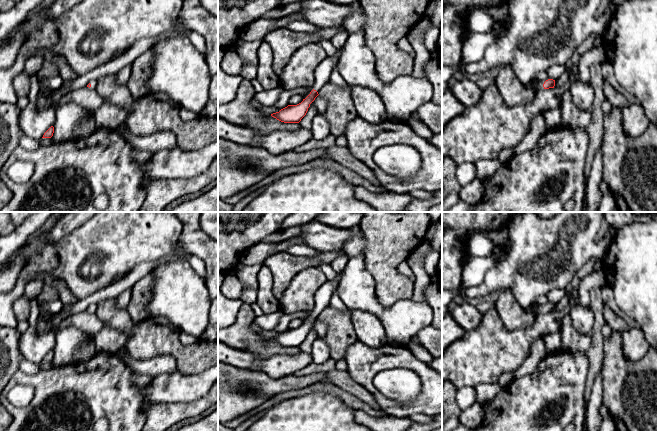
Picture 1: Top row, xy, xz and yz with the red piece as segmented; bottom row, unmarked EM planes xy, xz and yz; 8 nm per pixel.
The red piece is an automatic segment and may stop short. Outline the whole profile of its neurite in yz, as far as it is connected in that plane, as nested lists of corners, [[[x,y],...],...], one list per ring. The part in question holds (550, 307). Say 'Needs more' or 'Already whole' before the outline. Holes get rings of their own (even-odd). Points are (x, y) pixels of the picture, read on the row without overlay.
Needs more. [[[536,302],[528,307],[523,307],[525,311],[532,312],[535,316],[540,313],[554,312],[555,304],[548,303],[546,305],[538,305]]]

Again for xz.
Needs more. [[[342,273],[336,274],[334,280],[327,280],[317,290],[312,307],[313,314],[297,329],[288,329],[279,336],[271,338],[272,341],[284,347],[299,347],[306,339],[310,328],[319,319],[321,312],[330,305],[330,299],[335,289],[337,289]]]

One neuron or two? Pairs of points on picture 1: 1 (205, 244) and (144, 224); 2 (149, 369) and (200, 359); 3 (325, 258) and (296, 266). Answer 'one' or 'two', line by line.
1: two
2: two
3: one

